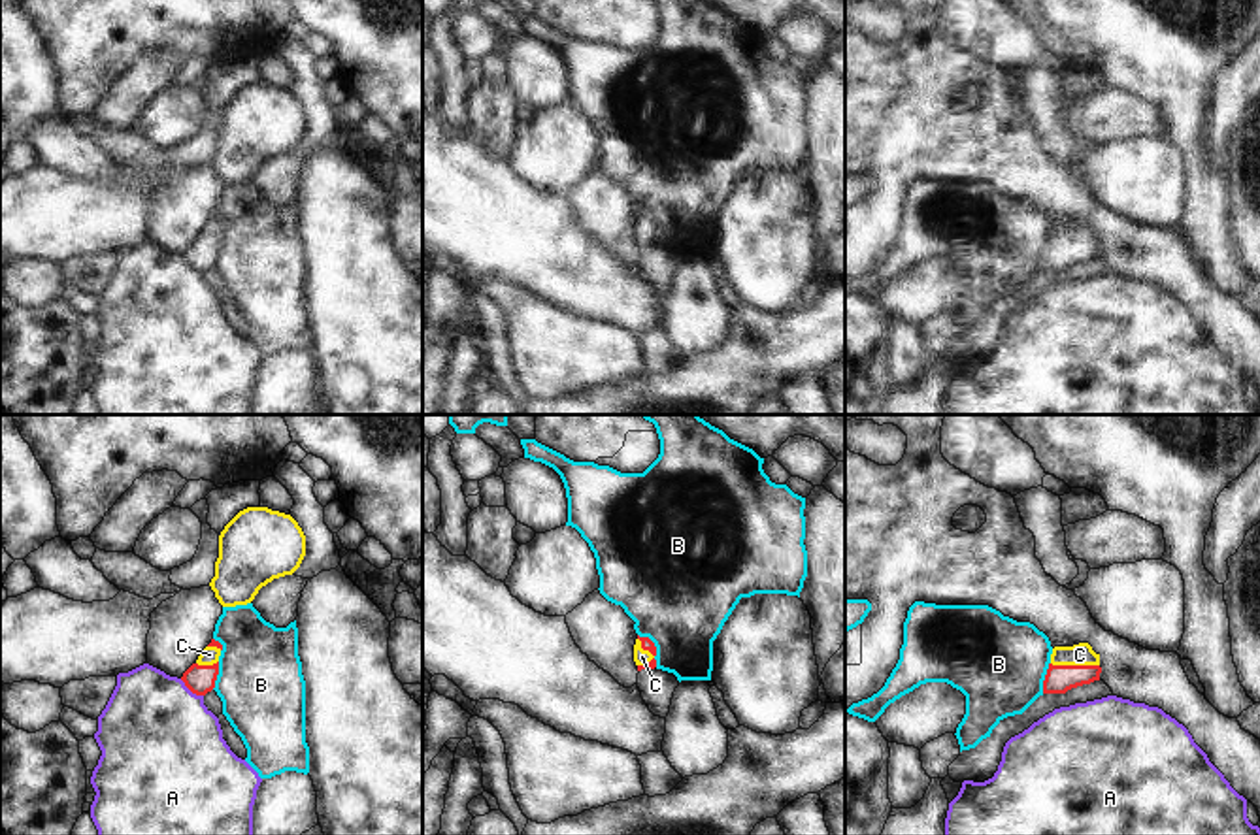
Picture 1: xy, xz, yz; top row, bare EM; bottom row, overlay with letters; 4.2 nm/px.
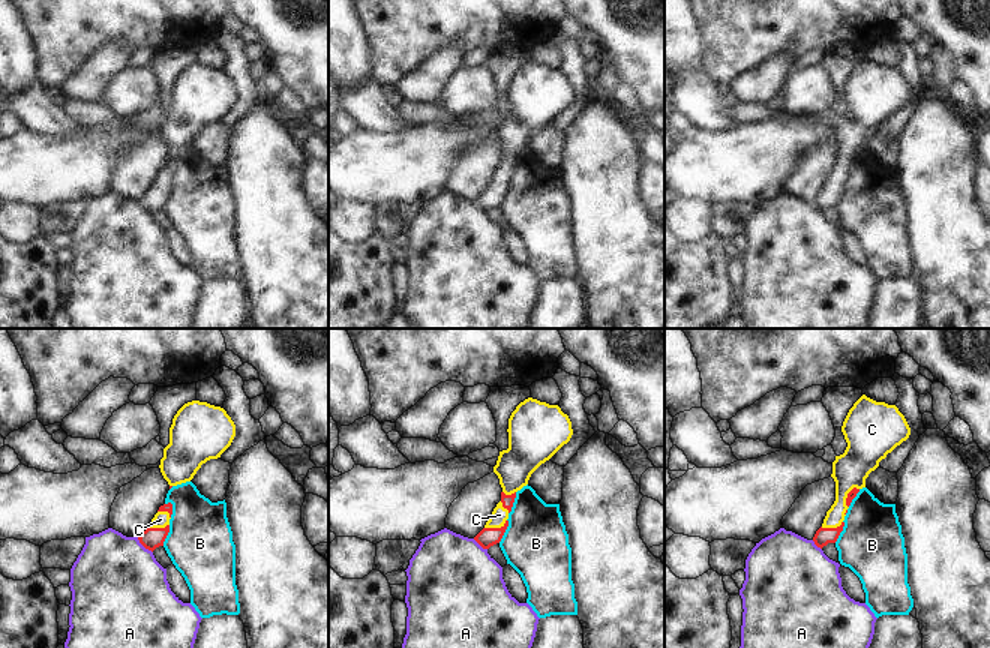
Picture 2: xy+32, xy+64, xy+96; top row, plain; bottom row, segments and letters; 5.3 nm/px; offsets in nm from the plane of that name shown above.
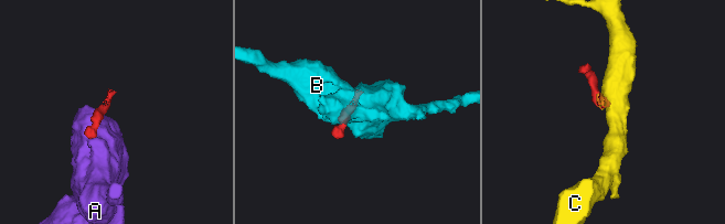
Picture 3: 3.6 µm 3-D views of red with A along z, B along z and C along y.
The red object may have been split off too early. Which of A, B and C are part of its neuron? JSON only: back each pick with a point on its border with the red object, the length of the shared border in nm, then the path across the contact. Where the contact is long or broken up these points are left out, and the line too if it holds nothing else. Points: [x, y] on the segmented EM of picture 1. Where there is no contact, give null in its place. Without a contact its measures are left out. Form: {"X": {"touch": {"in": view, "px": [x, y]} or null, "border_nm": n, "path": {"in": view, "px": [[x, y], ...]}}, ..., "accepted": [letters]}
{"C": {"touch": {"in": "yz", "px": [1076, 666]}, "border_nm": 200, "path": {"in": "yz", "px": [[1059, 679], [1076, 666], [1079, 654]]}}, "accepted": ["C"]}

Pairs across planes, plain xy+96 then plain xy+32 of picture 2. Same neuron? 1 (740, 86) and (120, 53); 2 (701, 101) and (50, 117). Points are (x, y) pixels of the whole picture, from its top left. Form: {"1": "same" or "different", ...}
{"1": "same", "2": "same"}

